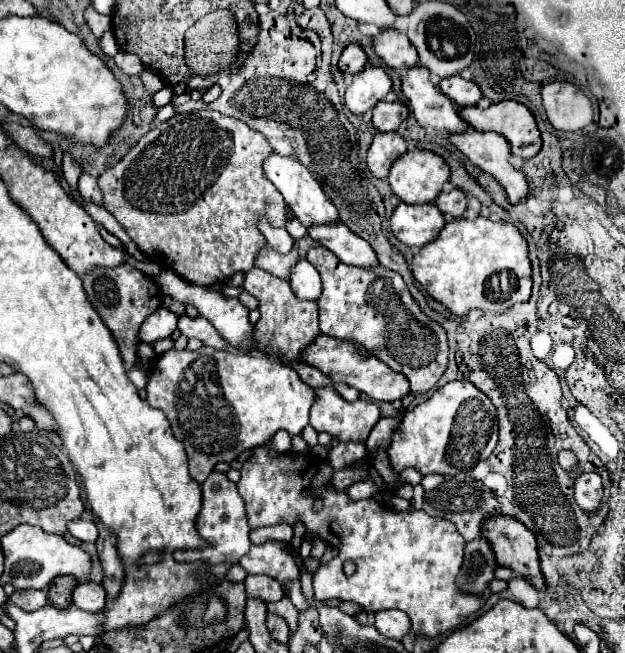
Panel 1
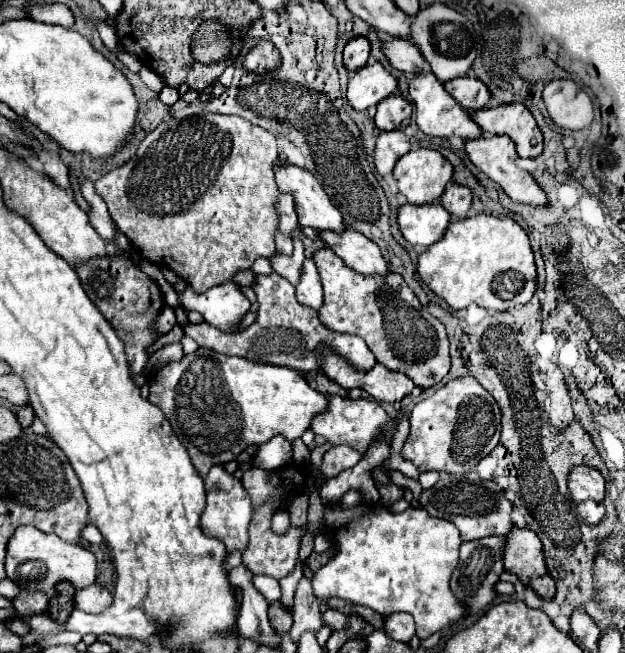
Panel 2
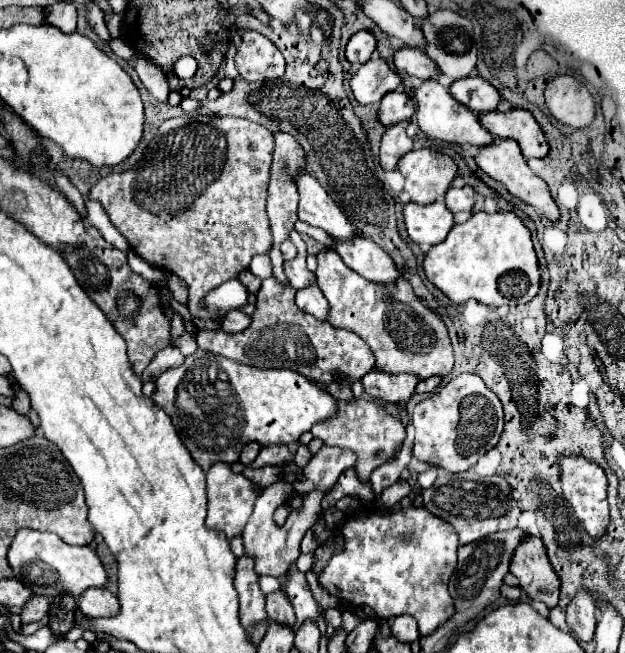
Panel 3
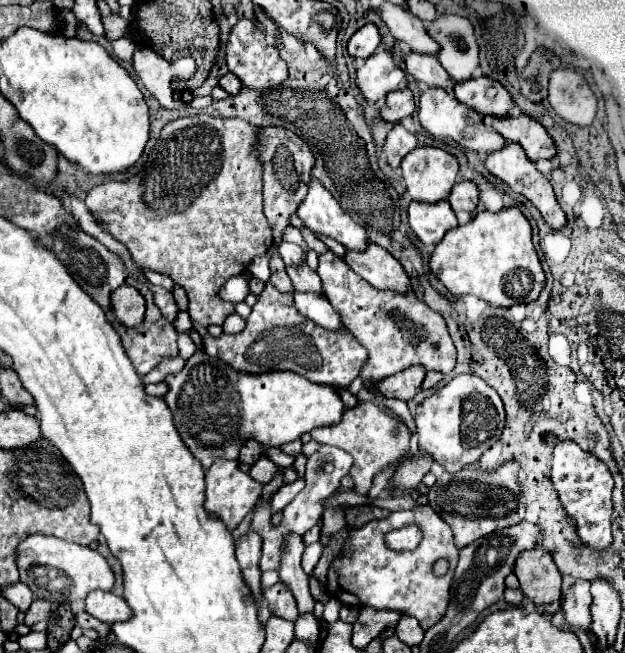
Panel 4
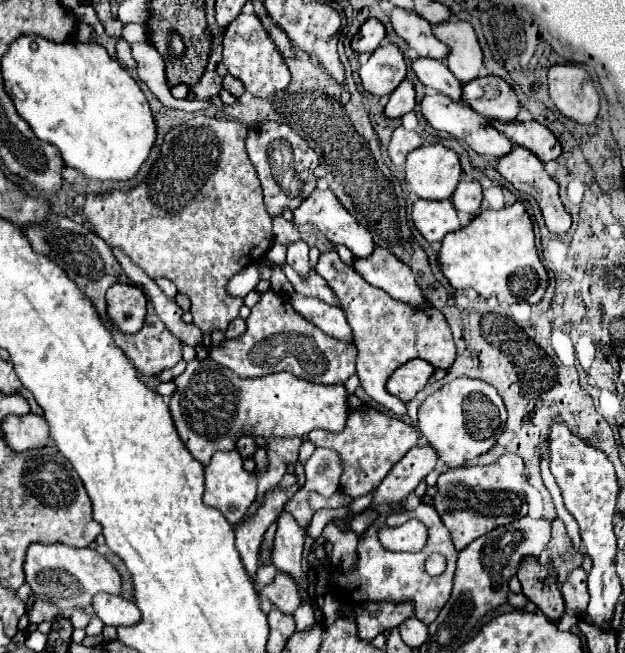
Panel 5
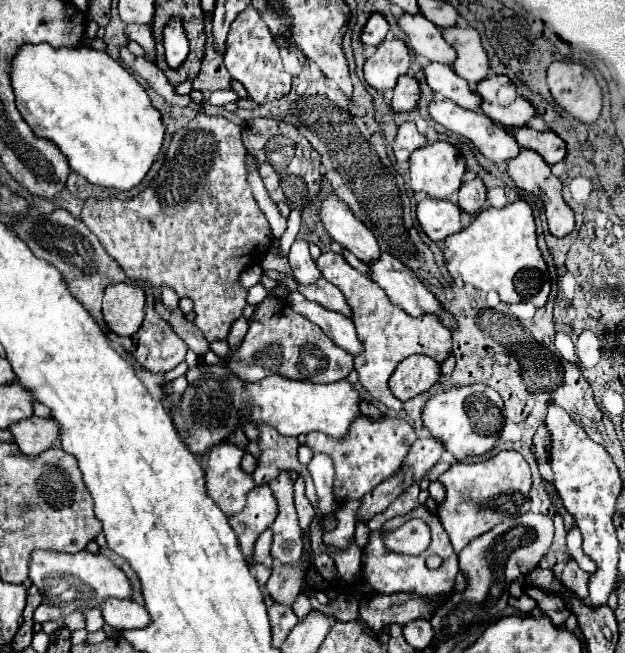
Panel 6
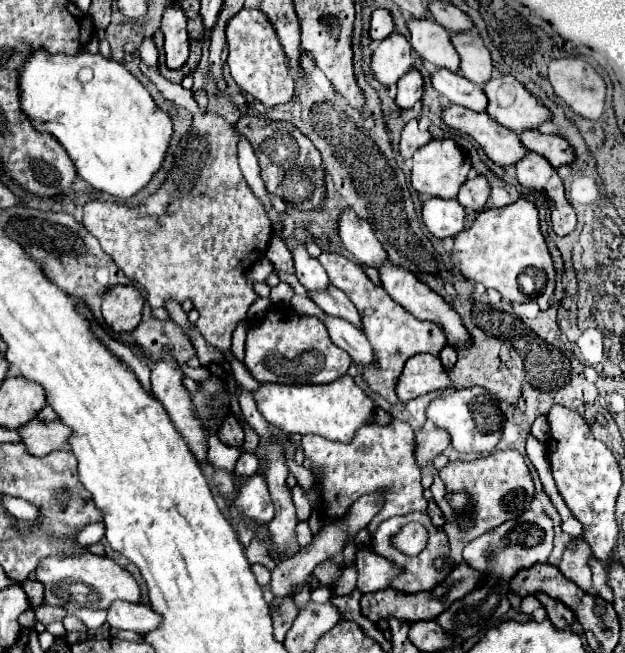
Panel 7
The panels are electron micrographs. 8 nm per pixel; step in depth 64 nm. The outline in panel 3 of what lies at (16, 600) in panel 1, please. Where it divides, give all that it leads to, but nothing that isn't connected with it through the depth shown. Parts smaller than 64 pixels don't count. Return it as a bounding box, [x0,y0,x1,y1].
[20,594,50,622]

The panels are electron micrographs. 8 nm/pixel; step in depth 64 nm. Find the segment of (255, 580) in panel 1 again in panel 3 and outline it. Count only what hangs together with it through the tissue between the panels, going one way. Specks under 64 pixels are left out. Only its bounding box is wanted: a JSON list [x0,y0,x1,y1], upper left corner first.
[258,576,280,594]

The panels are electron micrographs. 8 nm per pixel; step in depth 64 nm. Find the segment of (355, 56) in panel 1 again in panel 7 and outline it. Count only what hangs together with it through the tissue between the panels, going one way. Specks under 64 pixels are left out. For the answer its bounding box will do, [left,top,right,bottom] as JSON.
[370,10,394,40]

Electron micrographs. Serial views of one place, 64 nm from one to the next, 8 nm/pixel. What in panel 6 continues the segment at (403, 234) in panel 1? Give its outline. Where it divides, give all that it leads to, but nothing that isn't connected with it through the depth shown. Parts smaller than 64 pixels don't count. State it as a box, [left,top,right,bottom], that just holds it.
[416,198,462,240]

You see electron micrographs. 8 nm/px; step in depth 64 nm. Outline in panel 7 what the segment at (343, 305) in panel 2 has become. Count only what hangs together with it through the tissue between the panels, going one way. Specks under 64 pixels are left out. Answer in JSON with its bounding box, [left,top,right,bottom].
[318,252,448,404]

